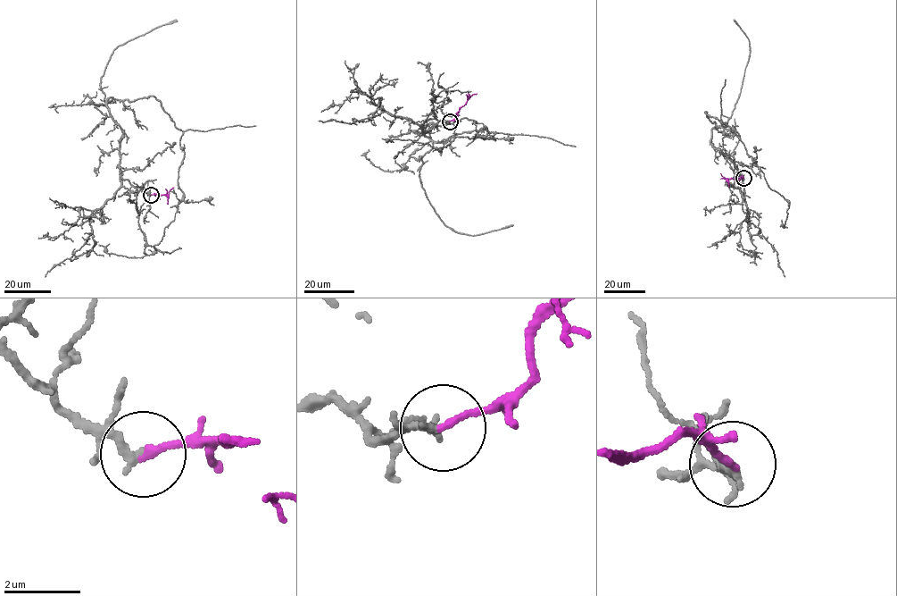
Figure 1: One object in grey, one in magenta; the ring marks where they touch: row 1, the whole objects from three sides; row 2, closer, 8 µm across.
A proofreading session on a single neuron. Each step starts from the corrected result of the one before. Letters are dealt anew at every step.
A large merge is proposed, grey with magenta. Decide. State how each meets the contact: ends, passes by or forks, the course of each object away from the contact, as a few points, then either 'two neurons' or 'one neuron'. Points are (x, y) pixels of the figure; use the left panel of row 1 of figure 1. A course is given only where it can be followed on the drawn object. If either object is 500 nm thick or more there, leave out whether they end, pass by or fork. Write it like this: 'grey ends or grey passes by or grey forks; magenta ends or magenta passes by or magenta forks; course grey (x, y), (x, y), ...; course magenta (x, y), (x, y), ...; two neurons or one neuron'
grey ends; magenta ends; course grey (151, 195), (120, 175), (110, 97), (153, 96), (183, 131), (183, 196), (151, 254), (98, 245); course magenta (151, 195), (168, 194), (173, 188); one neuron

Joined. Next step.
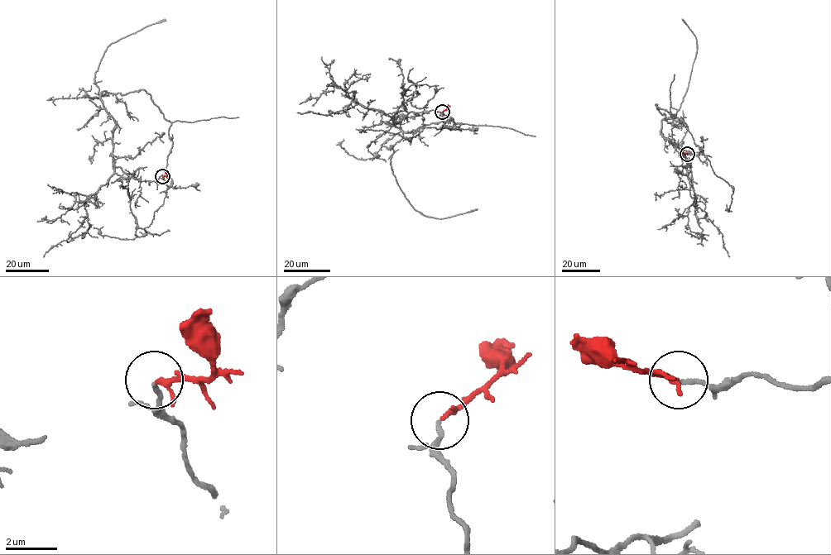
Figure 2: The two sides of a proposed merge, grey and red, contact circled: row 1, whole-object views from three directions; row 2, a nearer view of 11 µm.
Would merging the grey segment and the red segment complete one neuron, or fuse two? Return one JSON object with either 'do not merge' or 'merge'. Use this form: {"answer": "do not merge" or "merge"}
{"answer": "merge"}

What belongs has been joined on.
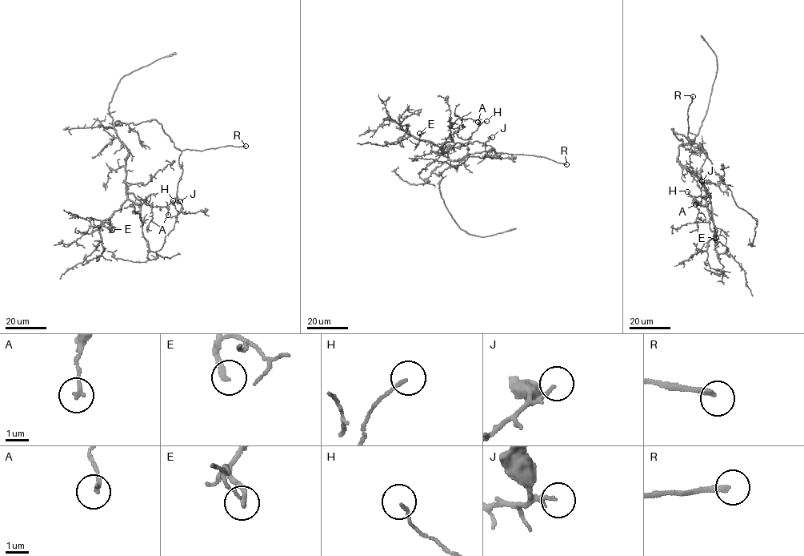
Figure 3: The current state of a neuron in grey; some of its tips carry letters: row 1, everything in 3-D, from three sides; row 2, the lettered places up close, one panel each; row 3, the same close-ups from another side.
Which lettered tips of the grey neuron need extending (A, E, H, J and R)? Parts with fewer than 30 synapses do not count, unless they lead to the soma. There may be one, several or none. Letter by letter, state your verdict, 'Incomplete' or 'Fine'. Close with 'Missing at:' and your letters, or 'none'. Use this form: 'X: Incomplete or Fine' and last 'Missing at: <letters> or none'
A: Fine
E: Incomplete
H: Fine
J: Fine
R: Incomplete
Missing at: E, R

